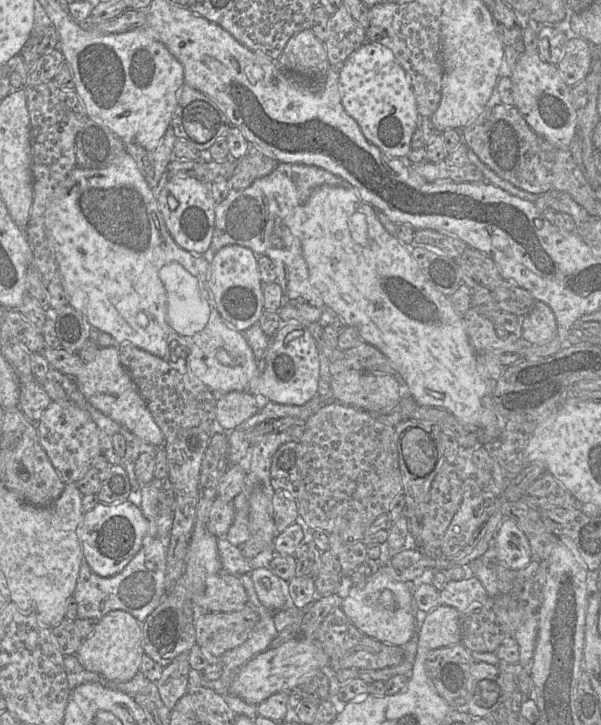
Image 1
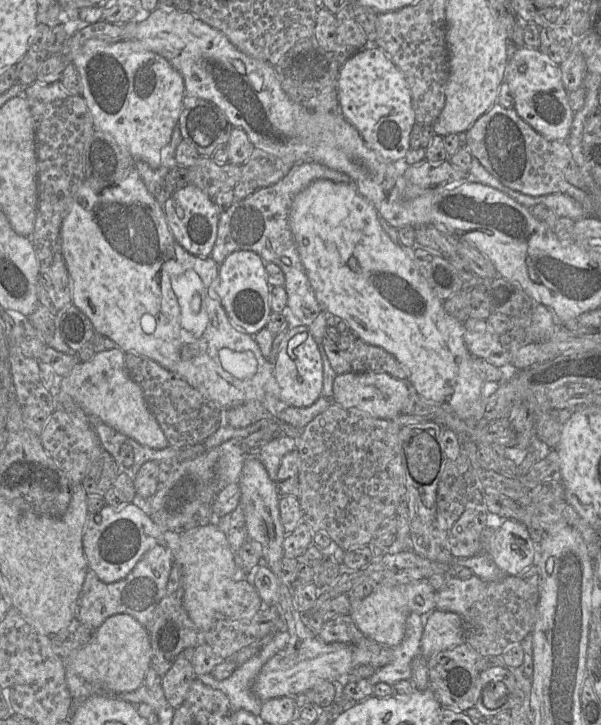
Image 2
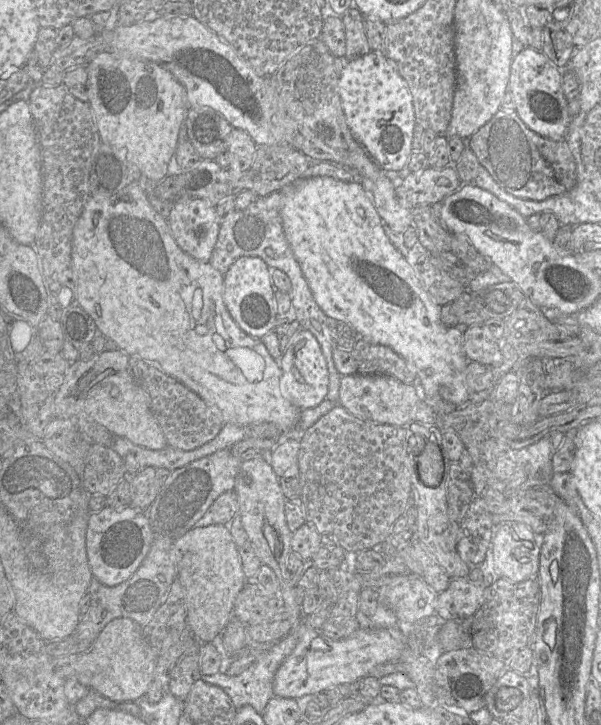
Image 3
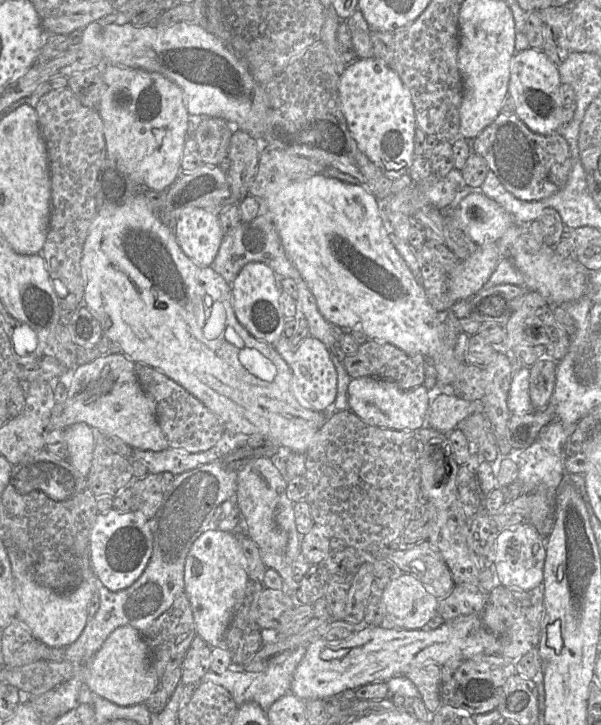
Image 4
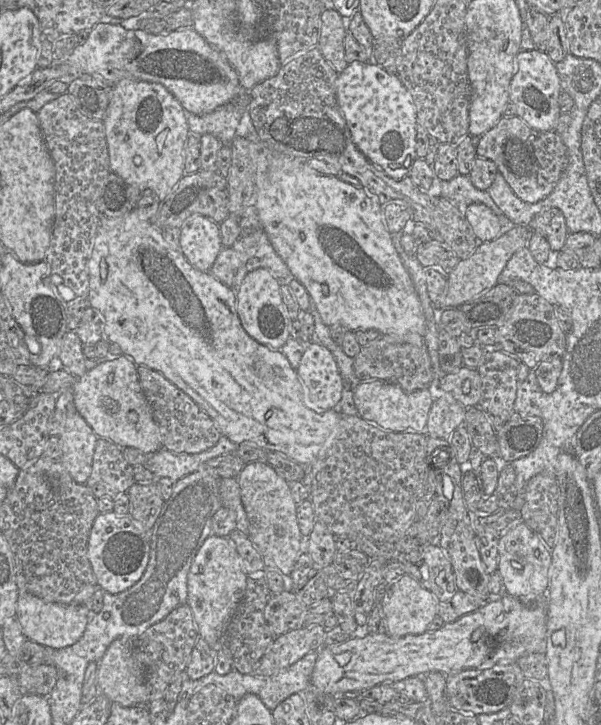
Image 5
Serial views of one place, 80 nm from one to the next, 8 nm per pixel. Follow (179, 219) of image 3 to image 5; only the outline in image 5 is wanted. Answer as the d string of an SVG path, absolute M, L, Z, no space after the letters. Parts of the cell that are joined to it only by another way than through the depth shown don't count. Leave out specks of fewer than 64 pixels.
M200 214L184 220L180 227L180 249L195 268L209 271L222 248L218 223Z

